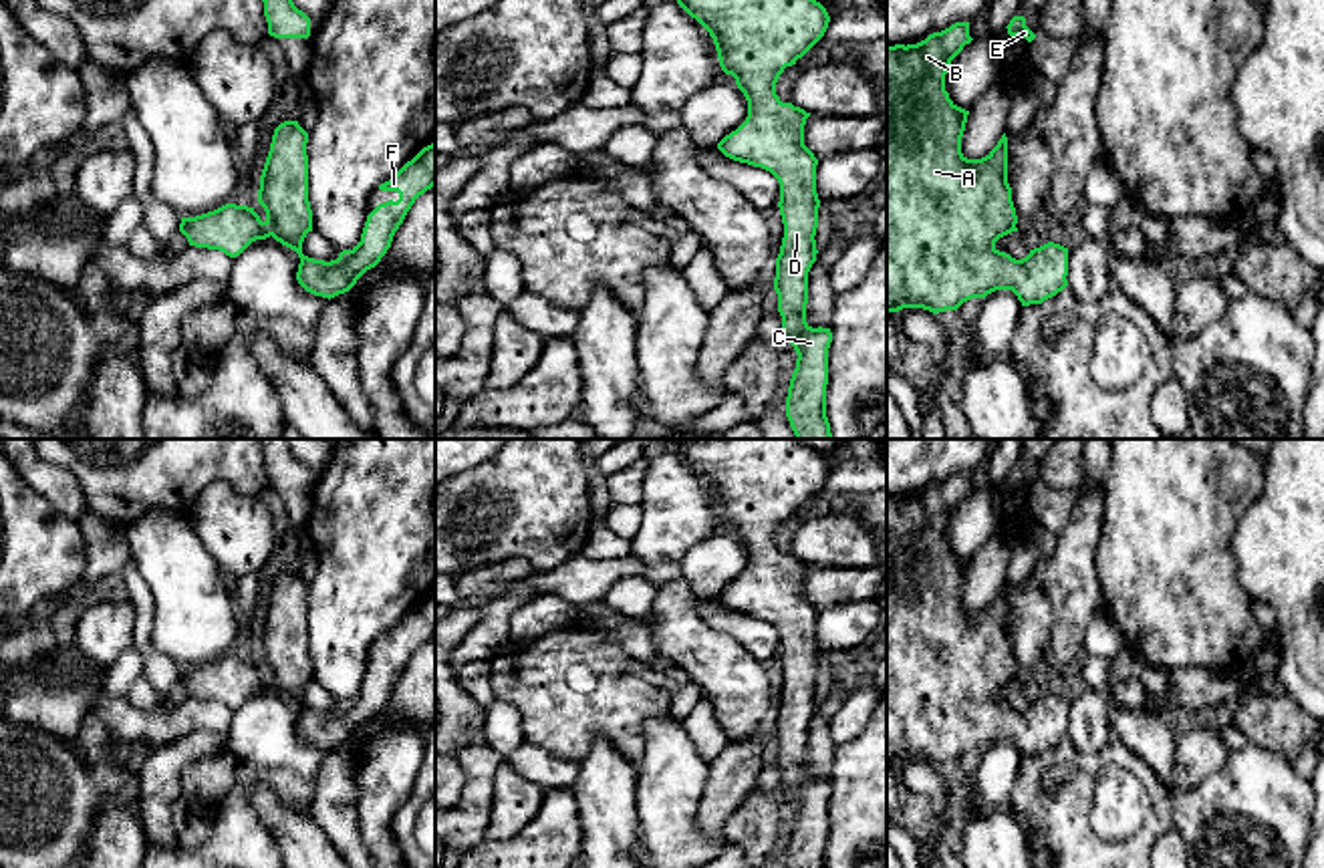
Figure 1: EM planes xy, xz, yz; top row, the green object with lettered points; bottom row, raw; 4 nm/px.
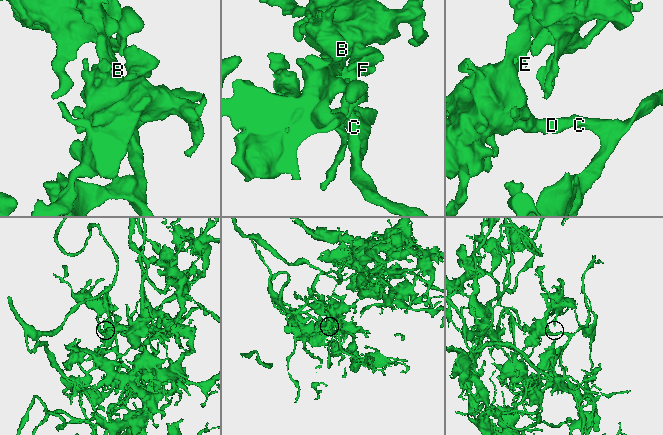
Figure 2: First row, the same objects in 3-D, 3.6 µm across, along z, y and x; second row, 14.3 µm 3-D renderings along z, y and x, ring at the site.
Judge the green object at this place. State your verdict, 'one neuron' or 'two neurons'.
one neuron

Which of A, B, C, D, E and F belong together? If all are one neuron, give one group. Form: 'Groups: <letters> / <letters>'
Groups: A B C D E F

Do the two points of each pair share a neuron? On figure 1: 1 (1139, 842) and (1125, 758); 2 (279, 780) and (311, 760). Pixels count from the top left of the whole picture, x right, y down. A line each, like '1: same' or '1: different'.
1: same
2: different

